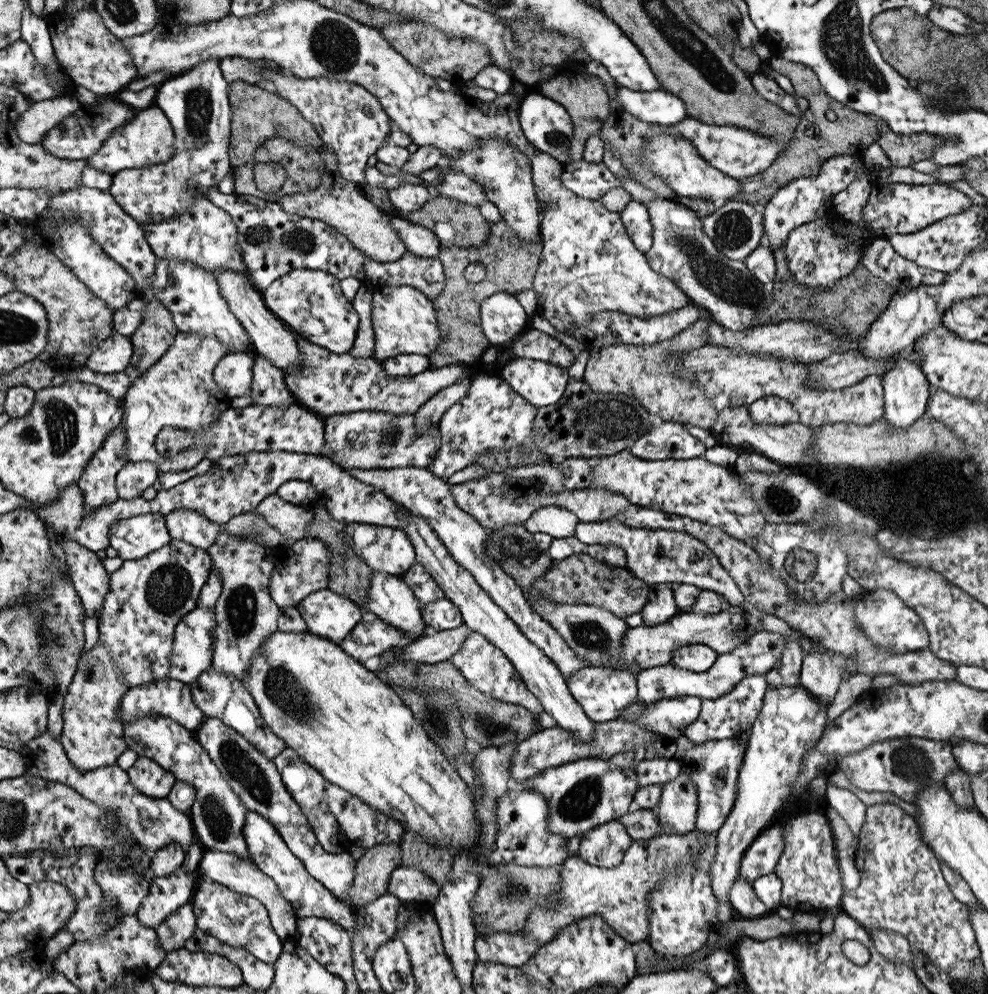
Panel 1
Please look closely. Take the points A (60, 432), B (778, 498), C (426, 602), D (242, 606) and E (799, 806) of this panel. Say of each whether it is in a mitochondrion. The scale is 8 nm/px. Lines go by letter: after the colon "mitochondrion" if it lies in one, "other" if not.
A: mitochondrion
B: mitochondrion
C: other
D: mitochondrion
E: other

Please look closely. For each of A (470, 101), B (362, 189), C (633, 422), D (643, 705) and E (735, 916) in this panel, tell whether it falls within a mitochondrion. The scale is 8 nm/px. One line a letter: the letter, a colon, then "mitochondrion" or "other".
A: other
B: other
C: mitochondrion
D: other
E: other

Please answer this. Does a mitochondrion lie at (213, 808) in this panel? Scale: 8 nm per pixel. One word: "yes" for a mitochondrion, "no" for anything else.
yes

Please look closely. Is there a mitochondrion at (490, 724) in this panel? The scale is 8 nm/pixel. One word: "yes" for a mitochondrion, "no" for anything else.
yes

